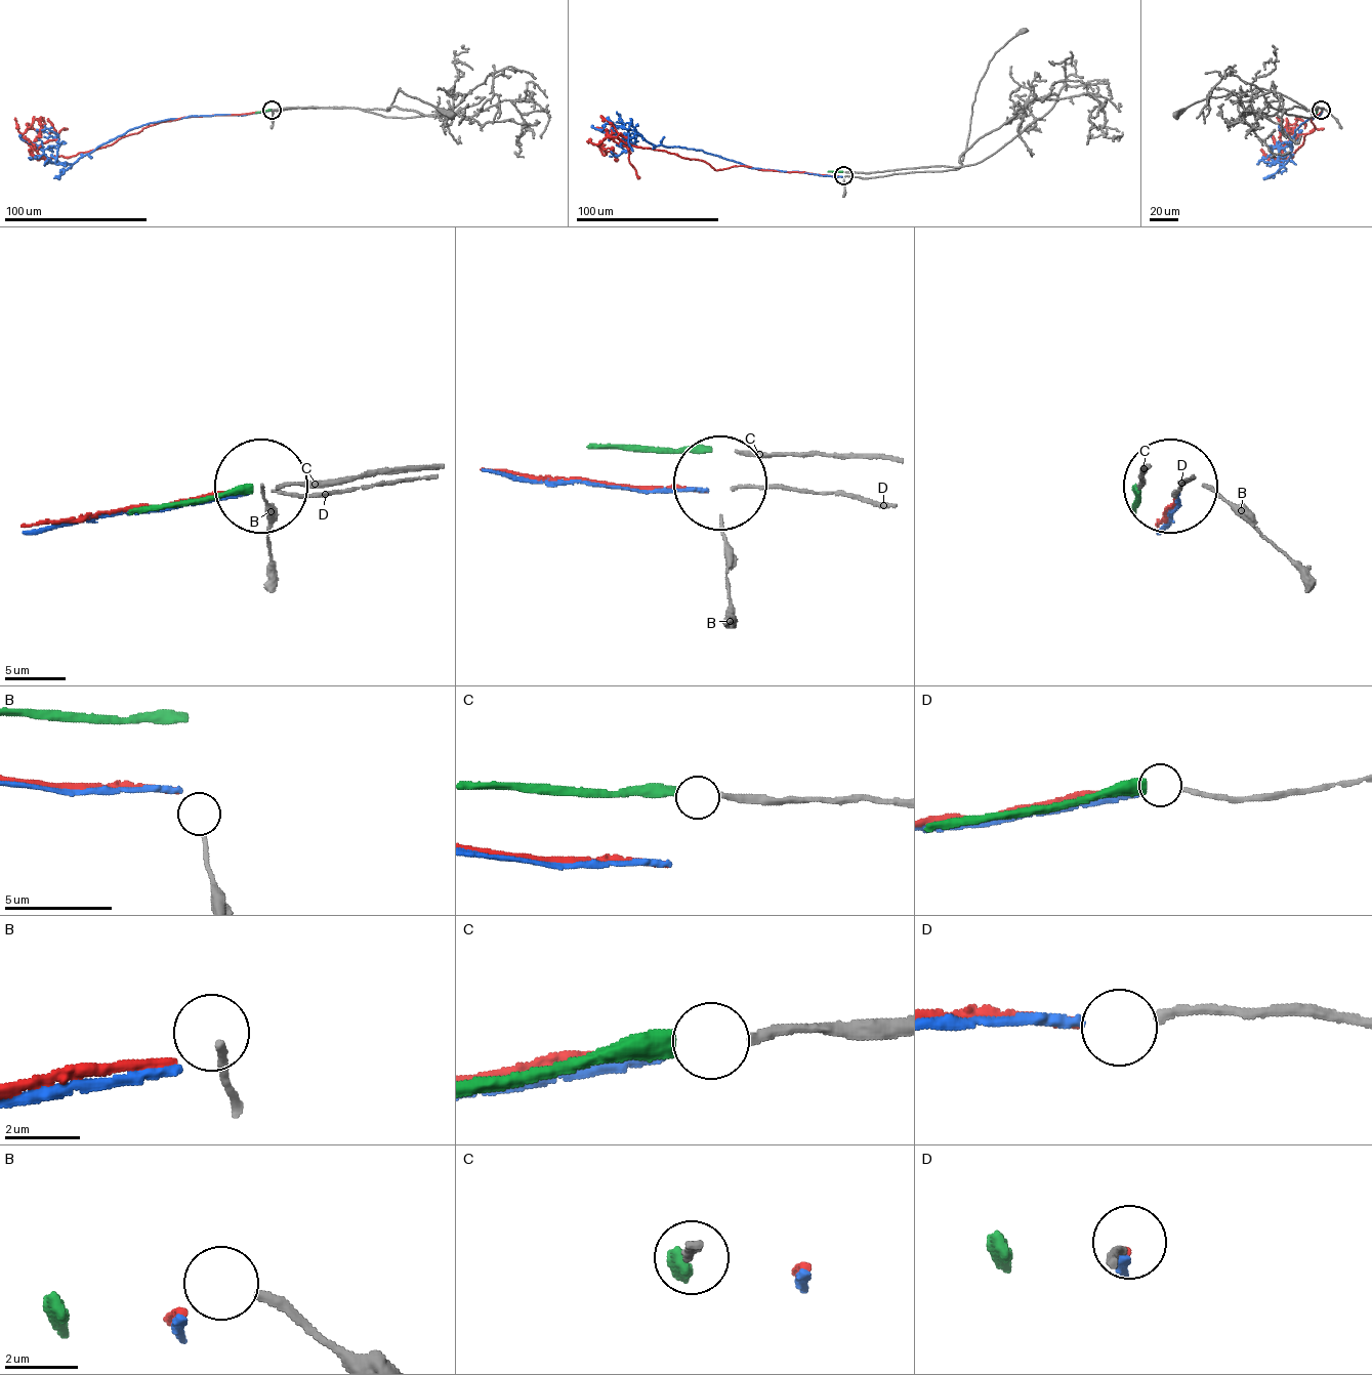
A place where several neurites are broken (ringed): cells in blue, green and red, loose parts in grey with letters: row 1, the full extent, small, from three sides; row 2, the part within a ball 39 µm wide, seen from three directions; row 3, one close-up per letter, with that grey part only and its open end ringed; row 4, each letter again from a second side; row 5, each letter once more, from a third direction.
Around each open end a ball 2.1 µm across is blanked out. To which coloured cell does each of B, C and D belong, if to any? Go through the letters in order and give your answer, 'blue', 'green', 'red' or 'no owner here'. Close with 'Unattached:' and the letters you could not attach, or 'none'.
B: no owner here
C: green
D: red
Unattached: B

